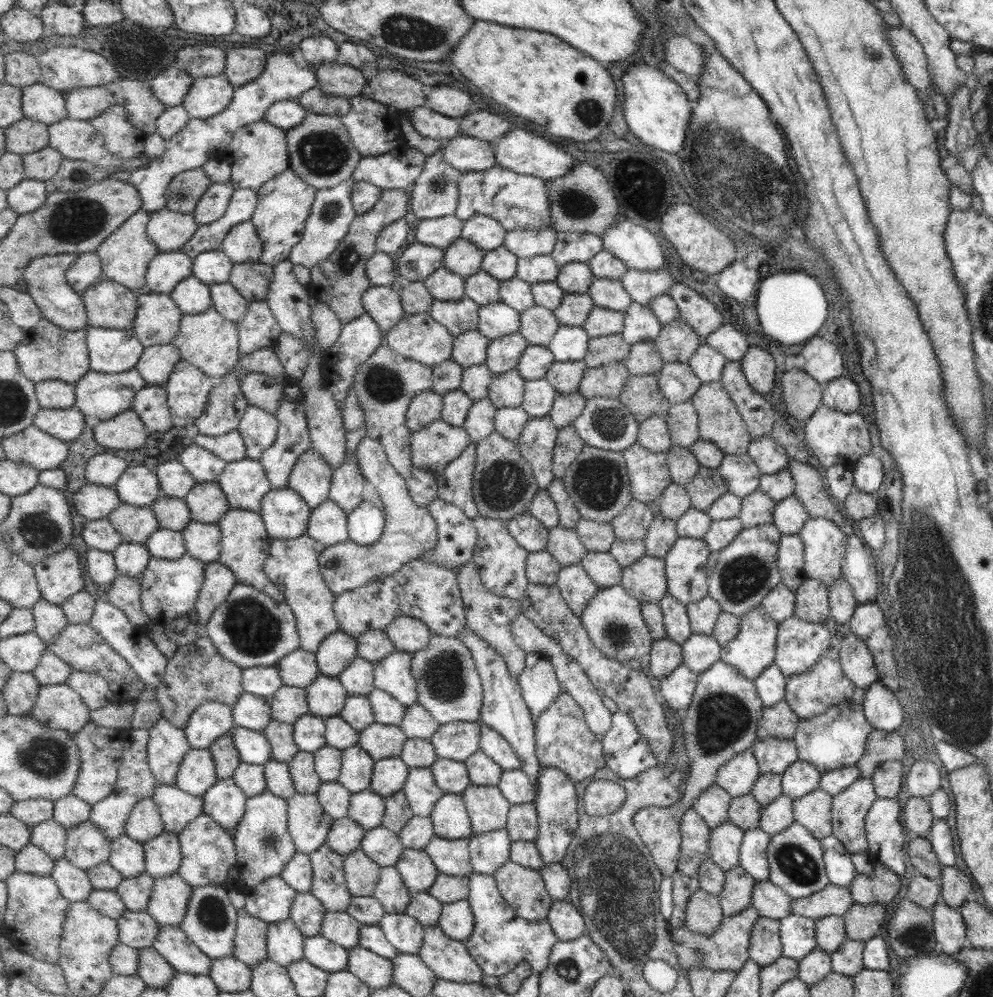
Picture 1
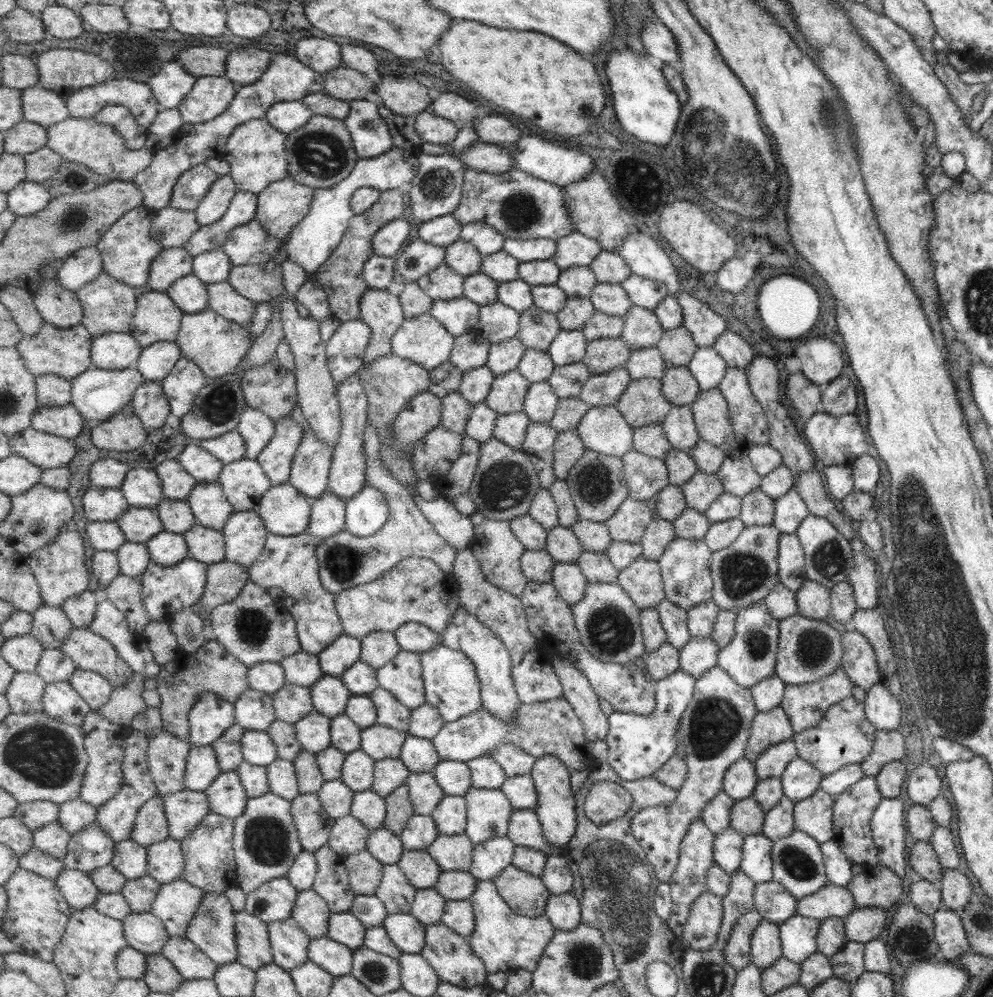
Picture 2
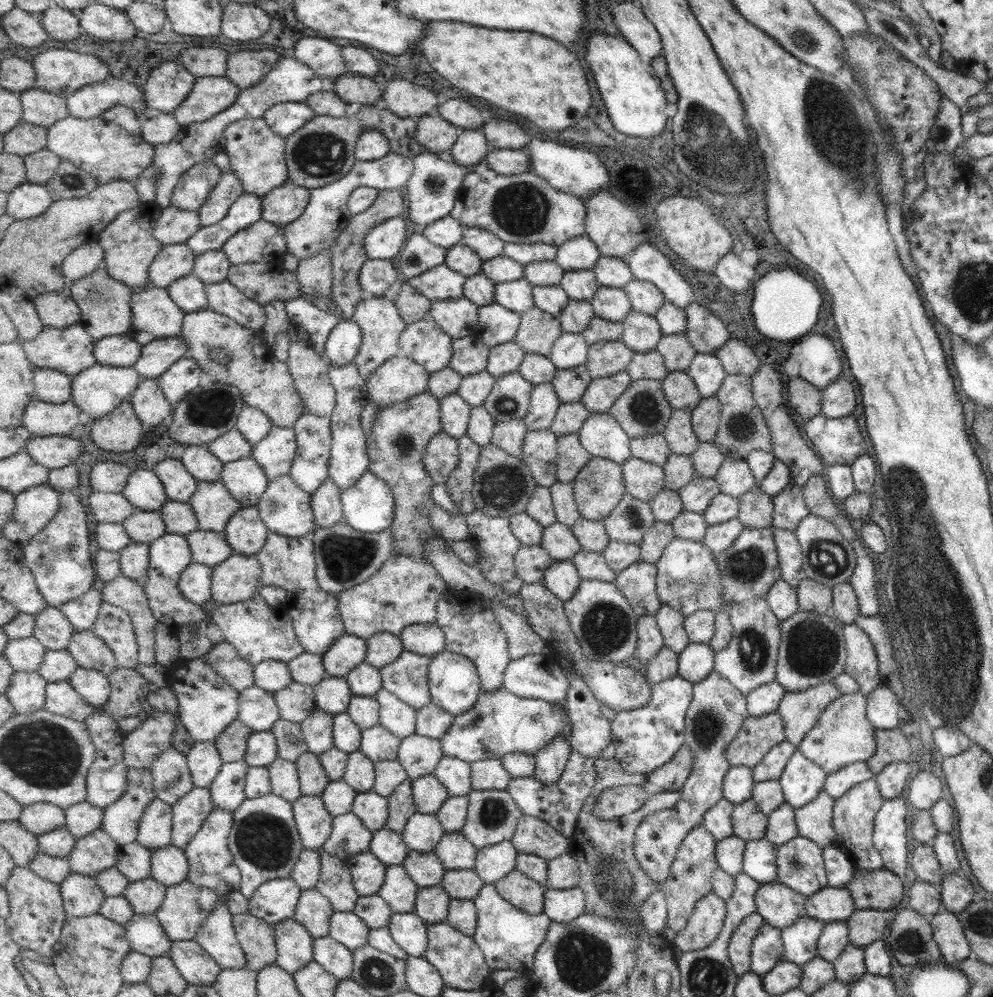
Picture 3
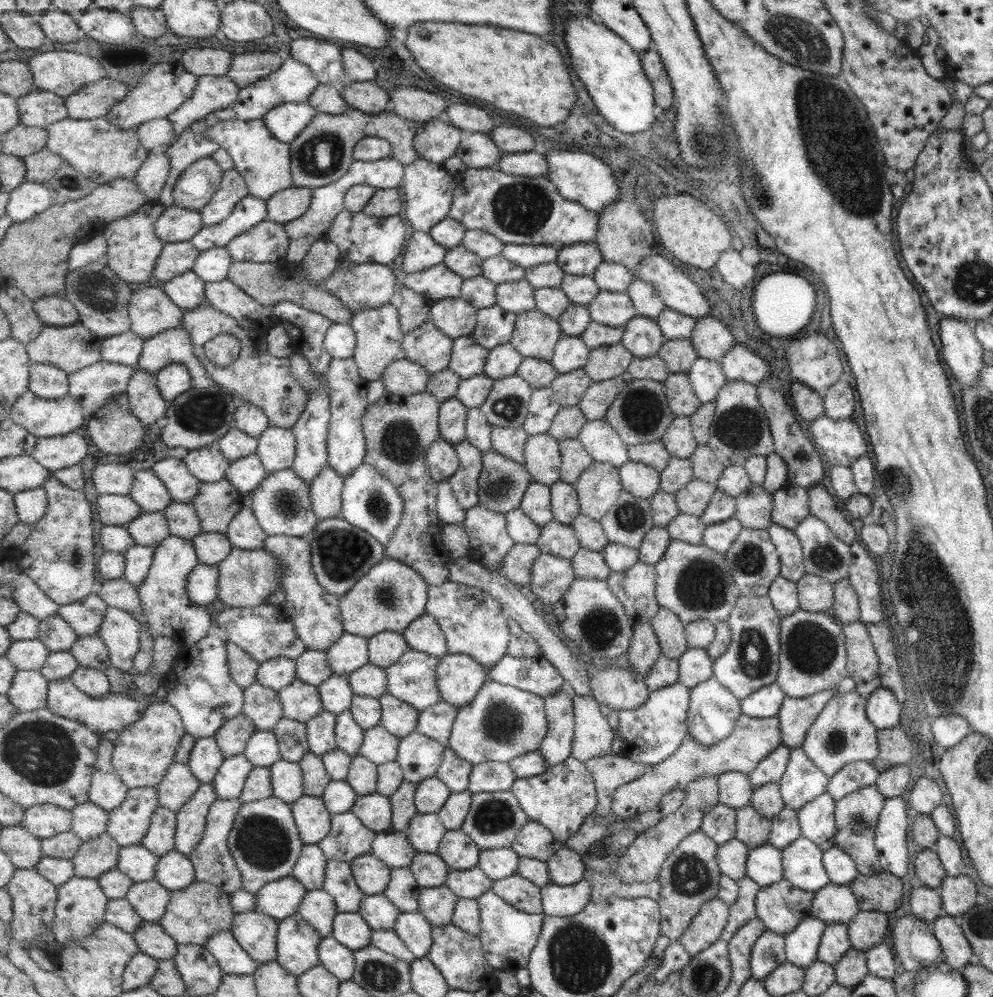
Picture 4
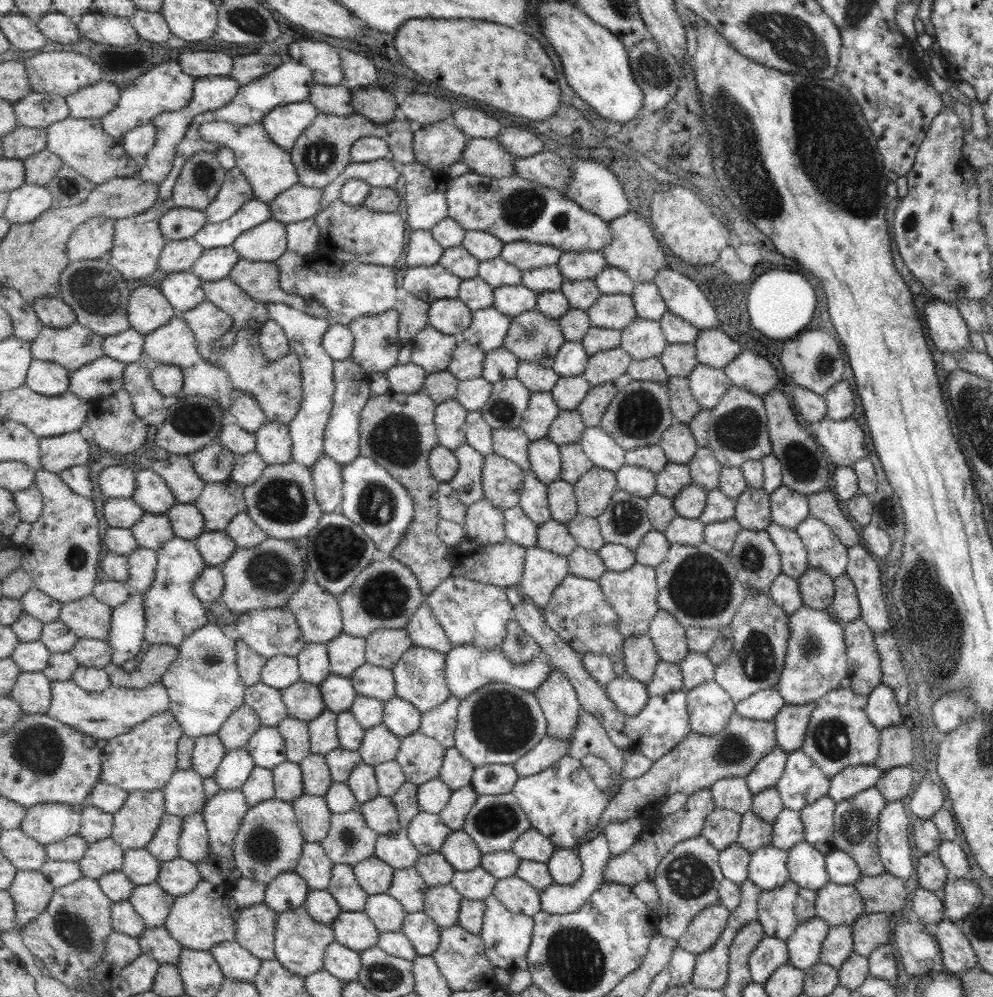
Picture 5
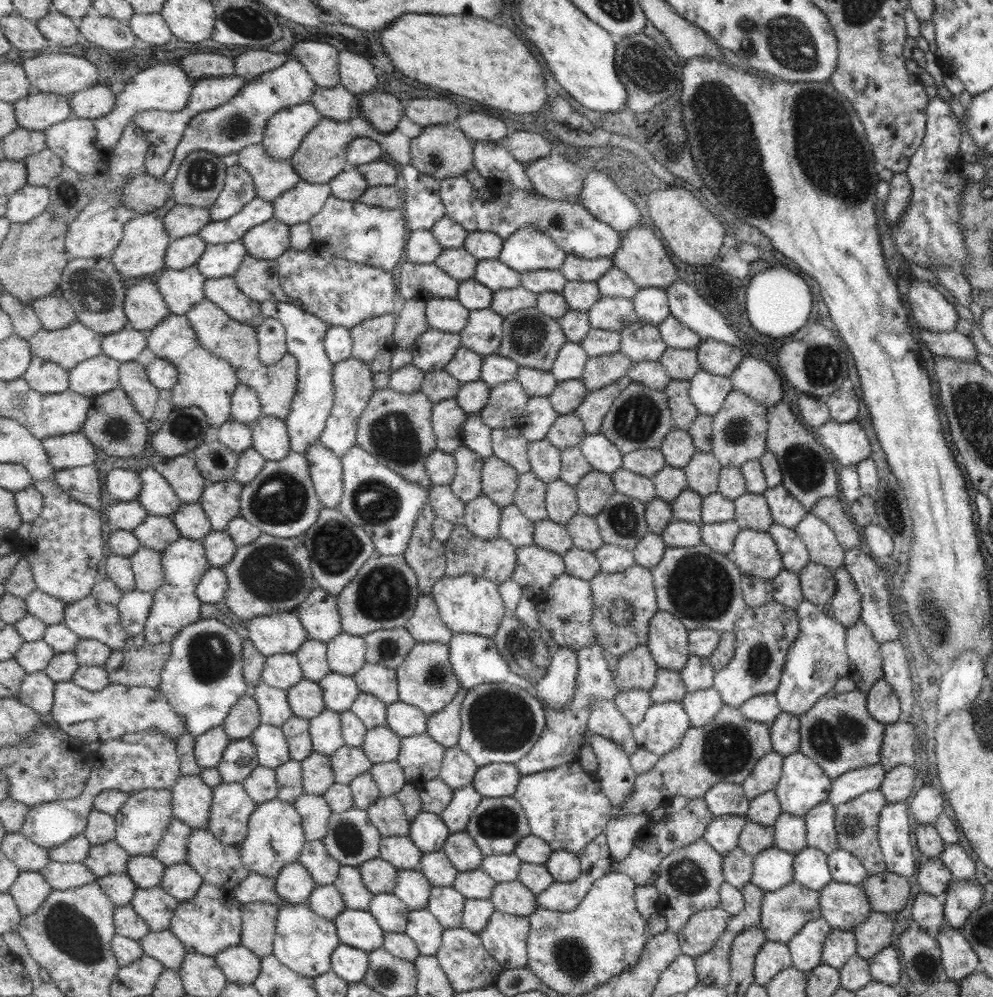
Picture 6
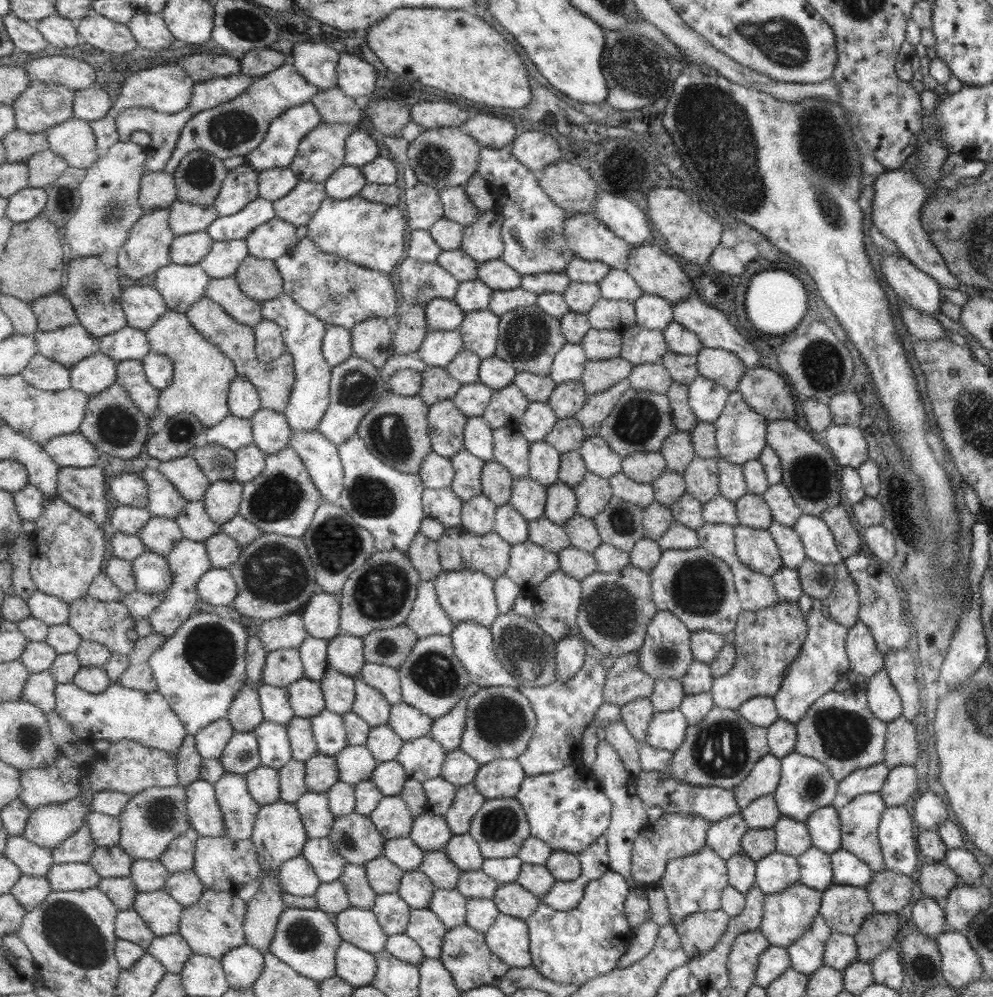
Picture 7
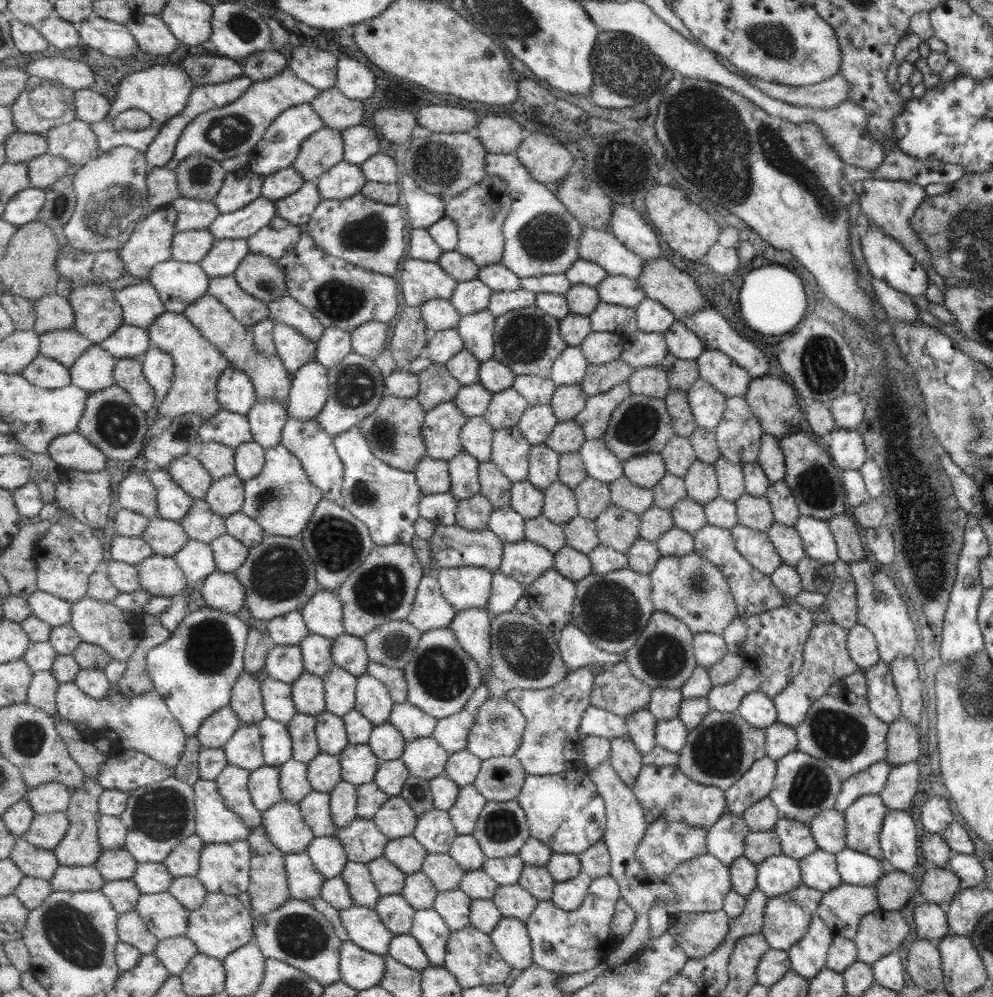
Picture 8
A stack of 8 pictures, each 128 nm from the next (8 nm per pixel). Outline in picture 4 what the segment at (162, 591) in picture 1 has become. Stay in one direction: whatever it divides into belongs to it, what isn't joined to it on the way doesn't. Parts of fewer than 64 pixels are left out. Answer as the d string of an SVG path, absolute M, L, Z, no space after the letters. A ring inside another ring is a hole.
M199 564L187 582L191 600L199 605L210 605L219 598L219 568L217 565Z

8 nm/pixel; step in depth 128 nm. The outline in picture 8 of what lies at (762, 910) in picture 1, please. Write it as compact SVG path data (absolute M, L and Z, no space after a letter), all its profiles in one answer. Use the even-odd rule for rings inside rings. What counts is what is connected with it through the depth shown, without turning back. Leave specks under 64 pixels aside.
M801 883L795 889L767 899L762 915L762 929L760 934L766 940L768 948L787 951L796 944L806 933L812 916L819 904L822 892Z

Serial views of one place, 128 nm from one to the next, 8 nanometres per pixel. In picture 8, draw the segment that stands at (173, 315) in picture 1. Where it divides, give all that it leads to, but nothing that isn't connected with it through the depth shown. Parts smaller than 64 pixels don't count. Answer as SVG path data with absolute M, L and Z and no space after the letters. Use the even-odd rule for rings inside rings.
M141 282L119 289L115 294L123 307L124 322L148 329L166 311L159 291L151 282Z

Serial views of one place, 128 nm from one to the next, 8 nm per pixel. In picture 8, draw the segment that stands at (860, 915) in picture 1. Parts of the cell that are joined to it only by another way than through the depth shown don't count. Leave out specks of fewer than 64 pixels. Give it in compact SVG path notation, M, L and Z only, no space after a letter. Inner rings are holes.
M878 907L868 912L861 918L856 936L852 939L856 947L856 960L870 965L885 954L897 952L907 933L908 925L899 911L882 910Z

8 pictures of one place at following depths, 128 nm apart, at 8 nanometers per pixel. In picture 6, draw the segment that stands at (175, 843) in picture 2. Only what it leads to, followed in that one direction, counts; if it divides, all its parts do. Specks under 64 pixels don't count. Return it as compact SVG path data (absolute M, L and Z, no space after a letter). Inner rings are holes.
M183 862L178 865L166 866L165 876L161 886L174 895L179 902L192 899L203 885L204 878L195 867Z

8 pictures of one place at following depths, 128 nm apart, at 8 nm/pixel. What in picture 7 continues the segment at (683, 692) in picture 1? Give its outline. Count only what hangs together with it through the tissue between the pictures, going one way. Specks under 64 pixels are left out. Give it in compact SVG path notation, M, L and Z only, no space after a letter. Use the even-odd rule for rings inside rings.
M681 710L657 711L647 729L646 743L674 753L685 742L688 728L687 718Z

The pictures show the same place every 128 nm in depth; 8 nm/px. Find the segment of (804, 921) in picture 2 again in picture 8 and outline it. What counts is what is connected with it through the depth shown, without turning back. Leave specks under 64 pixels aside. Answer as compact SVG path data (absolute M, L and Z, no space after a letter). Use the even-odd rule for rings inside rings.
M813 915L807 933L786 951L789 967L802 978L811 979L825 967L825 958L833 934Z

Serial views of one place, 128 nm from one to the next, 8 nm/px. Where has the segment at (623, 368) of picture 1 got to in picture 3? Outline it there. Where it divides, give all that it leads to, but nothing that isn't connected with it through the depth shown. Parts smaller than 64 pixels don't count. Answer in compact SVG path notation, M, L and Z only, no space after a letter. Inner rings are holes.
M628 371L610 377L592 379L582 398L590 413L607 413L634 381Z

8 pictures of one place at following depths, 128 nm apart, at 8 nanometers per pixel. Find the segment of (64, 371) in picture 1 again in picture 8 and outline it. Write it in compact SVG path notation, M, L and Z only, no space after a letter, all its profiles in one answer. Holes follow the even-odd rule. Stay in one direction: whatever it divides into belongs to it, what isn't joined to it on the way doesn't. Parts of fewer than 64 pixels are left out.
M75 326L71 329L54 330L40 335L40 354L72 367L78 358L94 345L86 335L81 334Z

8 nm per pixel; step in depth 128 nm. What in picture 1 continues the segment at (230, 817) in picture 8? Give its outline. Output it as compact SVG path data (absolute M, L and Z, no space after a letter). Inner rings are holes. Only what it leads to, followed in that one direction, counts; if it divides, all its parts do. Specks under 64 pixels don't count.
M163 717L150 730L148 758L158 783L177 784L179 769L192 746L186 731Z

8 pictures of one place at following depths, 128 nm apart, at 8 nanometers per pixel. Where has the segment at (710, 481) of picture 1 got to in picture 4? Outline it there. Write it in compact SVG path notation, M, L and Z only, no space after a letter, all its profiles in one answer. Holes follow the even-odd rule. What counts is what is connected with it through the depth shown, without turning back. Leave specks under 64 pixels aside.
M701 479L691 481L676 495L680 513L703 516L716 488L715 483Z

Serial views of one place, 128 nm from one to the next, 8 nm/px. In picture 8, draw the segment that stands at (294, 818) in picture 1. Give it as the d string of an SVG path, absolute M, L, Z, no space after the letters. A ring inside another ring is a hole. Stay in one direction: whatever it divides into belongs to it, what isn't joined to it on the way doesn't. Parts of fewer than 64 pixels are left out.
M311 791L300 803L303 818L315 837L333 836L338 832L331 812L331 793Z

